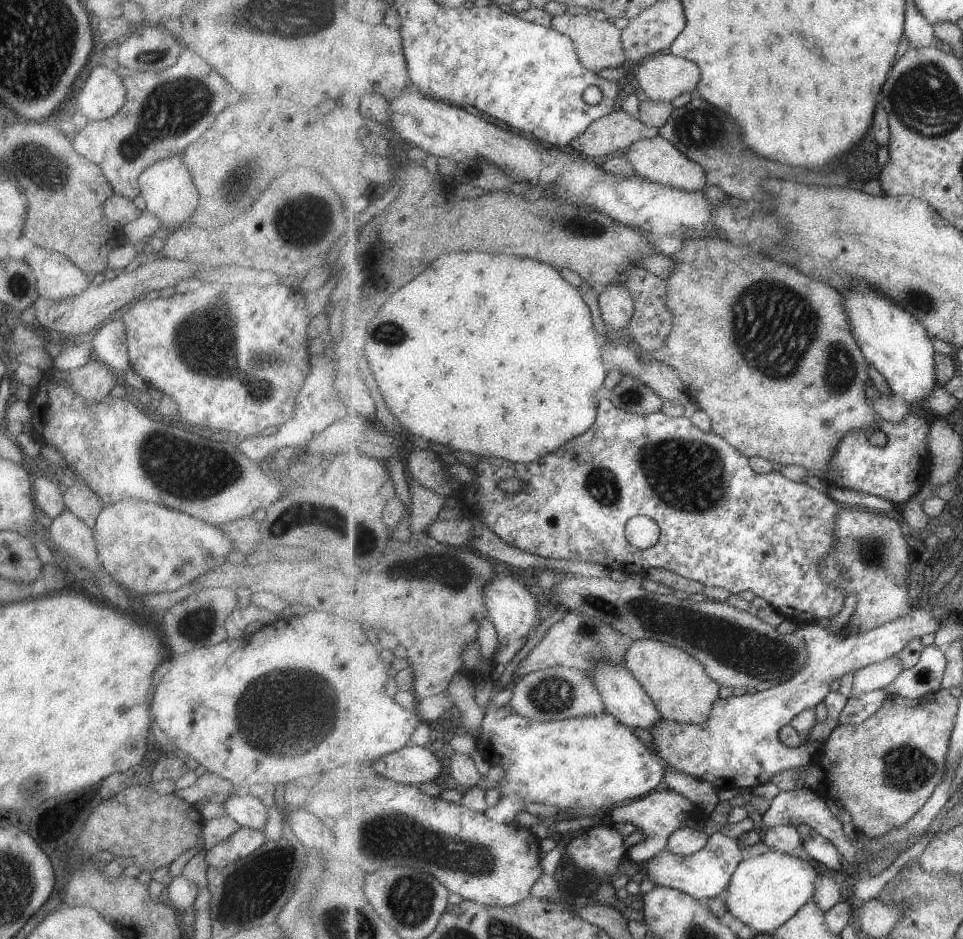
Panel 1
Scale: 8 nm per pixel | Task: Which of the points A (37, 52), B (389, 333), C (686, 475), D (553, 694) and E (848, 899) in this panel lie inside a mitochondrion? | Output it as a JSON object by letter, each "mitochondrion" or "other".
{"A":"mitochondrion","B":"mitochondrion","C":"mitochondrion","D":"mitochondrion","E":"other"}

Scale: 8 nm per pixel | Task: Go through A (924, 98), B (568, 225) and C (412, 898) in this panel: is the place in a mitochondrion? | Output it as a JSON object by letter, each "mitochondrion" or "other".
{"A":"mitochondrion","B":"mitochondrion","C":"mitochondrion"}

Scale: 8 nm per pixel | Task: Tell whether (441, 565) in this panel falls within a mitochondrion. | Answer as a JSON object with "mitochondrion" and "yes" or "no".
{"mitochondrion":"yes"}

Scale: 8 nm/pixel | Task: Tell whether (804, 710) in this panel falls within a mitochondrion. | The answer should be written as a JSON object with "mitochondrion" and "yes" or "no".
{"mitochondrion":"no"}

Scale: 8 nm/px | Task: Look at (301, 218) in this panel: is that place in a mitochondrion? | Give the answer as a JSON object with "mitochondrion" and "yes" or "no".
{"mitochondrion":"yes"}

